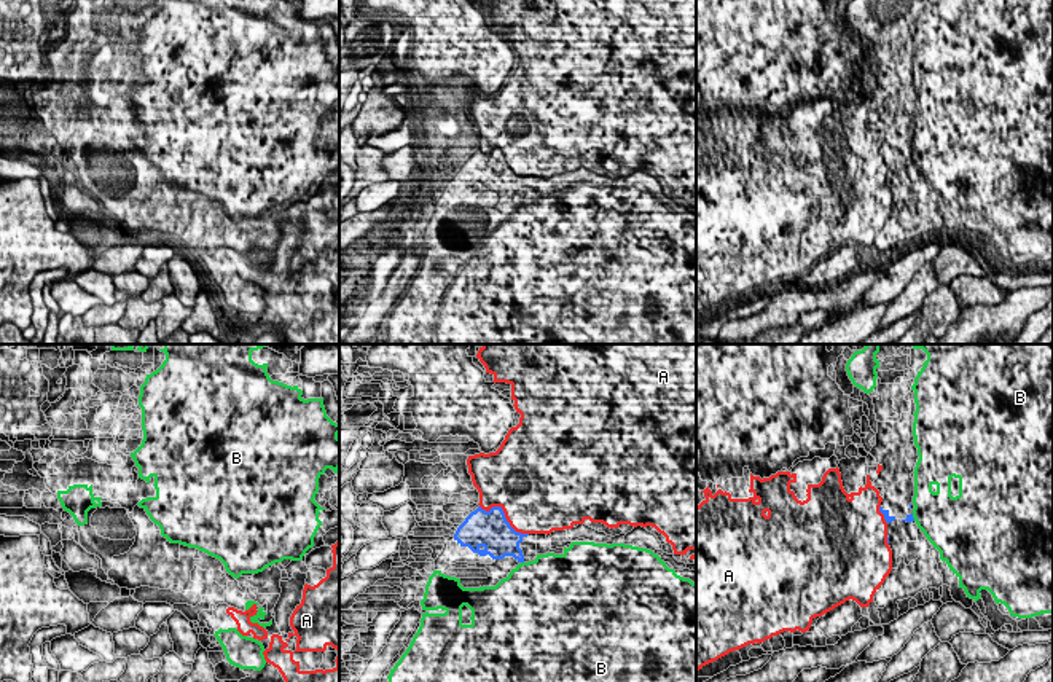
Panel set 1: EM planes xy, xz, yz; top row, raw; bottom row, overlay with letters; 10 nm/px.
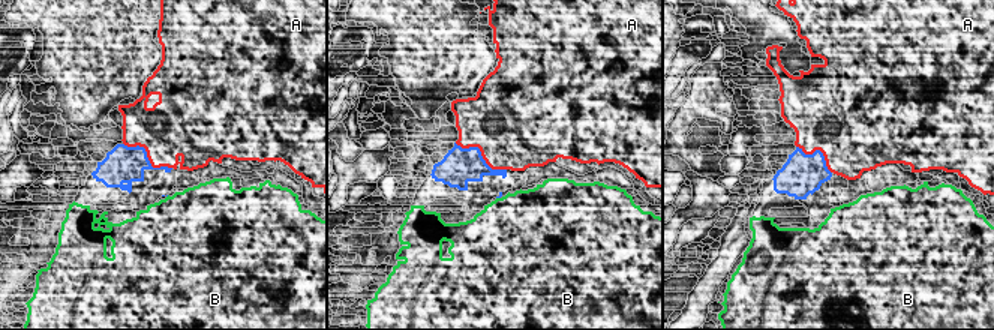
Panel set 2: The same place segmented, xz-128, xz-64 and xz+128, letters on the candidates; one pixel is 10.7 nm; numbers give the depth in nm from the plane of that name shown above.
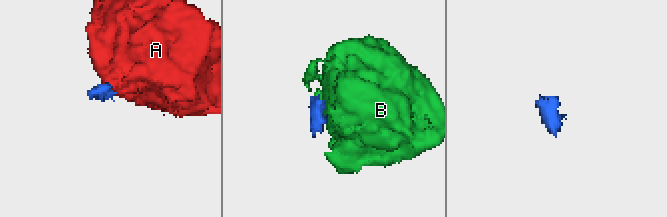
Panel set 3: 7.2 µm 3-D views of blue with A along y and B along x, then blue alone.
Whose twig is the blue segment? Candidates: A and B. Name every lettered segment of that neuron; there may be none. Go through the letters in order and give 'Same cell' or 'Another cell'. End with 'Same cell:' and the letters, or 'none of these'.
A: Another cell
B: Same cell
Same cell: B

